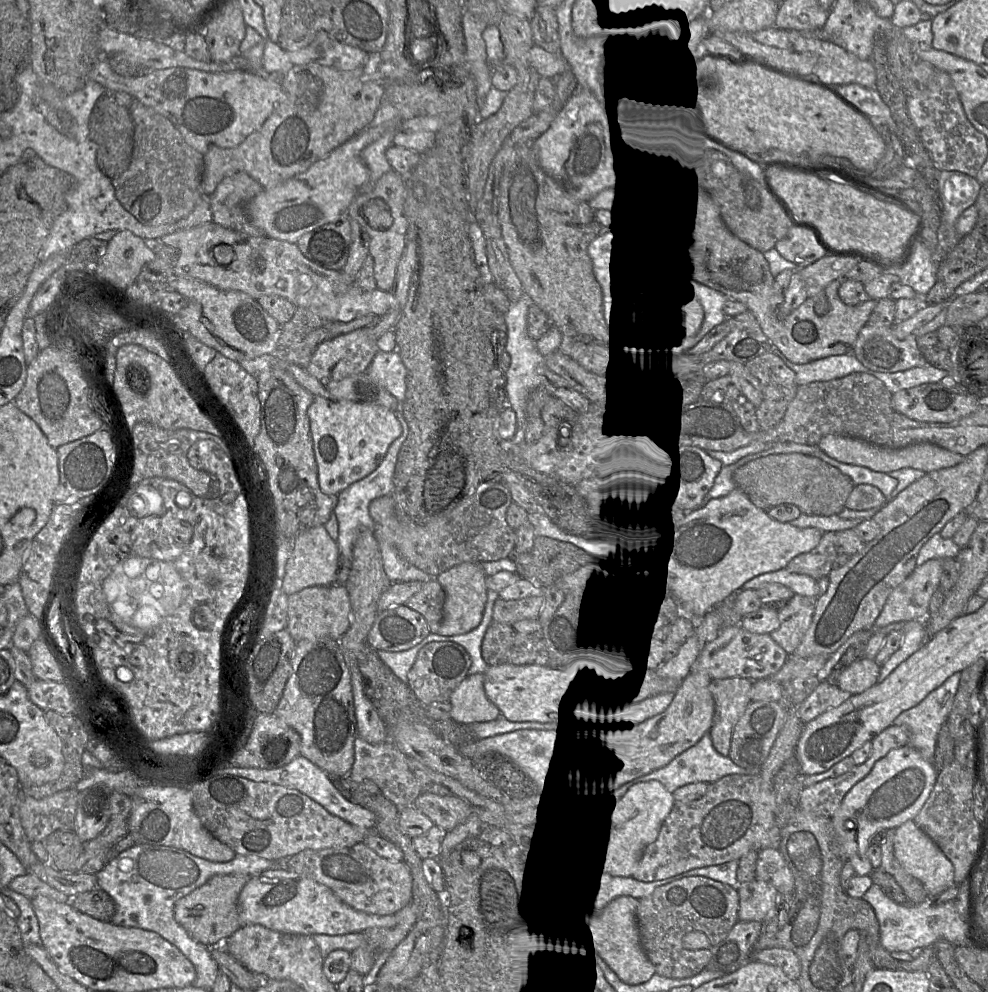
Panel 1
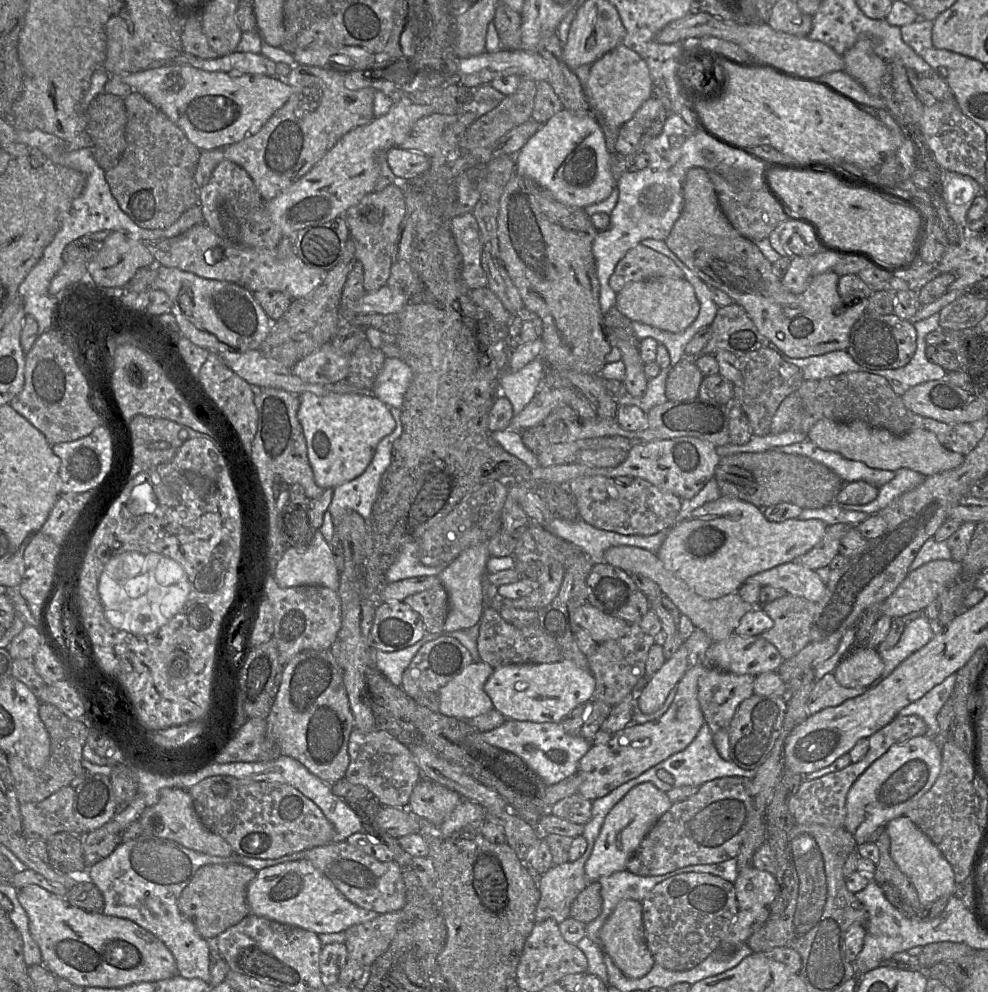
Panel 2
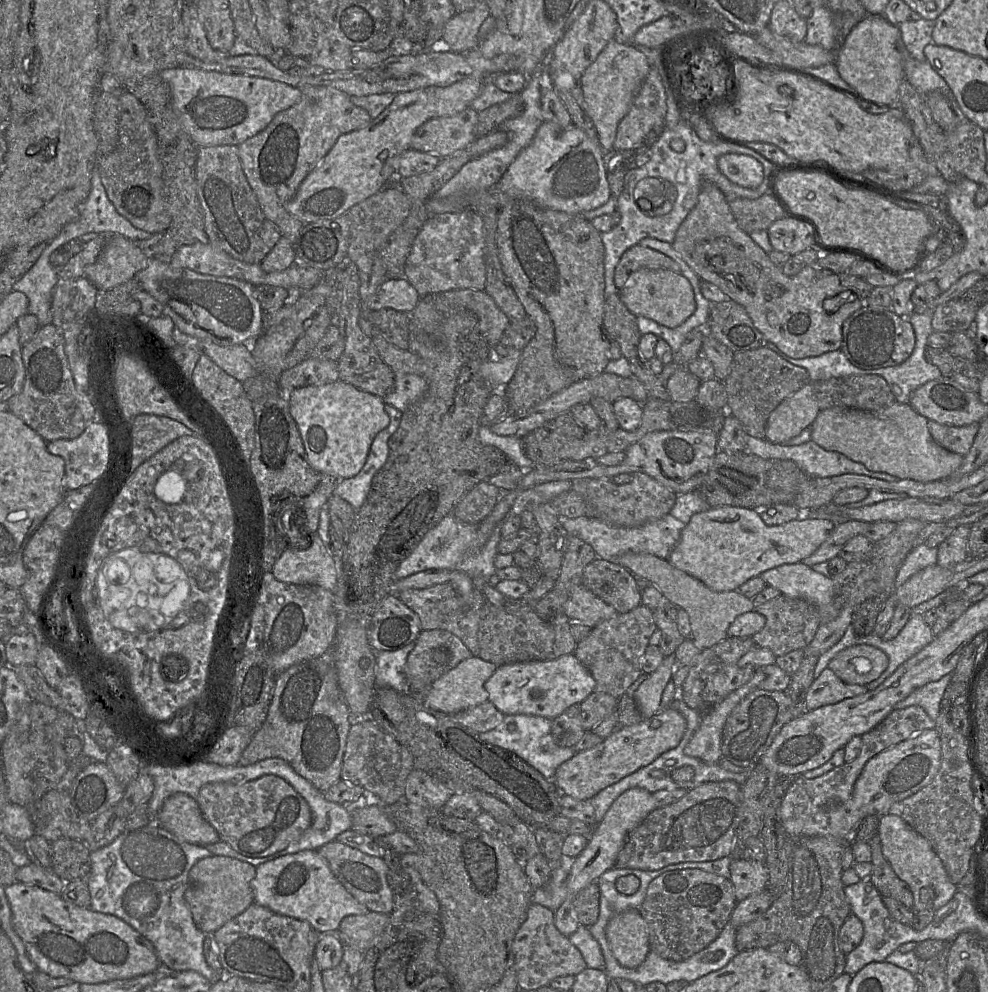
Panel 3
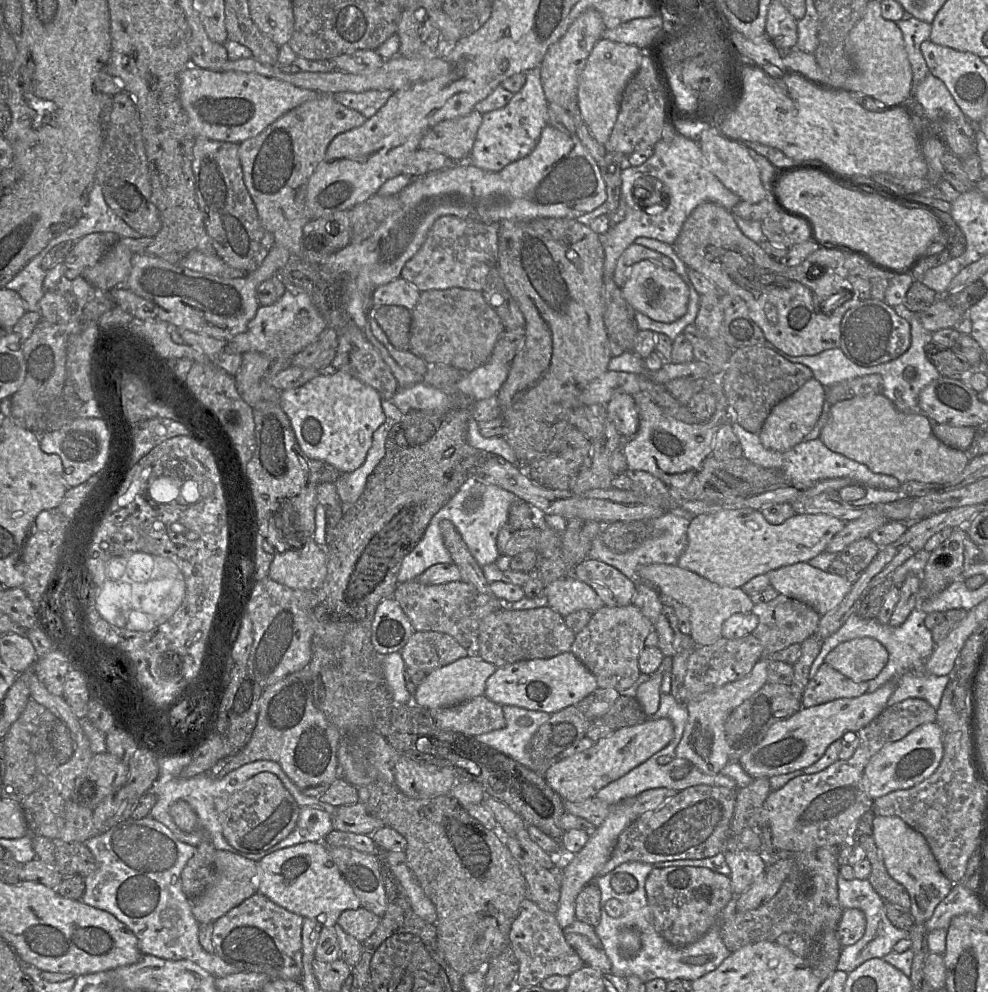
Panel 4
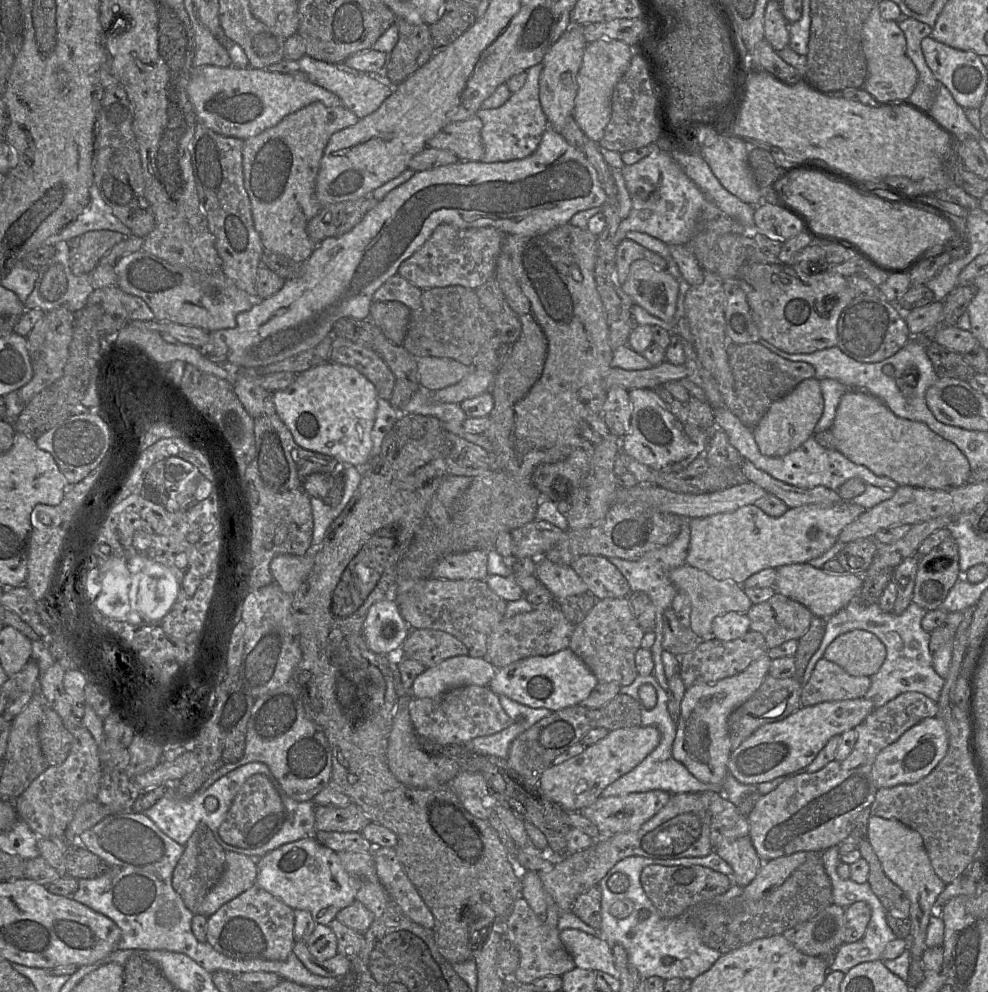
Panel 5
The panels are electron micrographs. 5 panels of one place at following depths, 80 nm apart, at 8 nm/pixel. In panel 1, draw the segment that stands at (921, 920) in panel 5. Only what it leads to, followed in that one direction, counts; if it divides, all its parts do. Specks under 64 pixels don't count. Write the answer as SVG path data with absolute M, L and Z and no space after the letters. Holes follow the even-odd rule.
M908 820L895 829L894 854L903 868L924 886L928 897L937 897L954 885L955 869L951 861L914 822Z

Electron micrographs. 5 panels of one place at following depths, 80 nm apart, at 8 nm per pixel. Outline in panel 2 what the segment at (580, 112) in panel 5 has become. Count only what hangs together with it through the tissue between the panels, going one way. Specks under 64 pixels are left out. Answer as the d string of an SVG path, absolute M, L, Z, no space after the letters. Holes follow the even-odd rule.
M620 44L591 65L585 94L590 110L601 127L602 124L606 124L609 130L618 131L654 94L654 83L644 59L635 51Z

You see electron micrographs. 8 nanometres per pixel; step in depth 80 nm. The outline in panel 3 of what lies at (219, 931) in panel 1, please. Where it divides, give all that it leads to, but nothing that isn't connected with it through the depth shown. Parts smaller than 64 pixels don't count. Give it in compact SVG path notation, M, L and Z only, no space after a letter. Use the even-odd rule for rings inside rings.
M212 855L194 864L184 898L197 927L205 934L214 933L254 903L252 881L255 876L255 866L228 856Z

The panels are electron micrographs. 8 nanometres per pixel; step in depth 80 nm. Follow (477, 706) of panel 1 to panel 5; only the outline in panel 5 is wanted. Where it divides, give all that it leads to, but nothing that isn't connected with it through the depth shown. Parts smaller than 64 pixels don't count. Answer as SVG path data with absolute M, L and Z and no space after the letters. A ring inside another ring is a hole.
M454 656L426 668L412 684L412 698L430 698L452 688L476 685L488 686L497 669L484 658Z

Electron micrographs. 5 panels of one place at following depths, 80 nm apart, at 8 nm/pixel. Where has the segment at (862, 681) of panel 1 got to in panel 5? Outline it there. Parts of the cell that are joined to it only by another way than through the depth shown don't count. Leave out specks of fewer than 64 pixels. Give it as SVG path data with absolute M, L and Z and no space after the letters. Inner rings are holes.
M852 630L838 636L823 657L852 676L872 676L886 658L886 647L873 633Z

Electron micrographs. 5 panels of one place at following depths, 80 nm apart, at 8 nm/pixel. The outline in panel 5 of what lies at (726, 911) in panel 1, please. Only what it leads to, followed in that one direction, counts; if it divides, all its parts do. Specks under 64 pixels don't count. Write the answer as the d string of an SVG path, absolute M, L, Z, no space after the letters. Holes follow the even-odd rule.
M648 865L640 875L641 885L658 912L665 918L679 917L689 907L724 894L731 886L731 880L725 874L711 868L692 866Z

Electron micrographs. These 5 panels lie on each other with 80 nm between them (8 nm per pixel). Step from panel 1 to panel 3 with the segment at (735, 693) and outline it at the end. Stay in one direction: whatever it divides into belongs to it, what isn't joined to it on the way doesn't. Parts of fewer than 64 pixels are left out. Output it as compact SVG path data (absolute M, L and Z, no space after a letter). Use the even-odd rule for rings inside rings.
M727 637L714 646L701 650L692 661L688 675L681 686L681 699L701 714L702 719L703 714L752 678L754 667L740 667L738 661L754 646L752 637Z

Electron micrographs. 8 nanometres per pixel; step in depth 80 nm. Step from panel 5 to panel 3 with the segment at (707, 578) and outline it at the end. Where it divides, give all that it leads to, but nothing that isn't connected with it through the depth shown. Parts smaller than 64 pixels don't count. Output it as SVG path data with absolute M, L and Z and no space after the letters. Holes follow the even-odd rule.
M626 552L617 557L616 564L630 571L635 577L653 583L665 599L686 611L691 625L690 638L700 650L714 646L729 637L727 631L735 618L751 612L754 608L753 601L737 590L713 591L700 580L673 566L668 560L651 554Z

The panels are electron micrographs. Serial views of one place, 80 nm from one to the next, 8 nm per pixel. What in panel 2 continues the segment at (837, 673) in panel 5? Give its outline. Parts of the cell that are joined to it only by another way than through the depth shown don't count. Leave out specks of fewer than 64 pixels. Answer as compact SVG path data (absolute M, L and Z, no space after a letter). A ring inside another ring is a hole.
M827 673L814 683L806 704L807 715L811 716L825 708L838 706L848 699L864 694L867 689L843 687L833 673Z

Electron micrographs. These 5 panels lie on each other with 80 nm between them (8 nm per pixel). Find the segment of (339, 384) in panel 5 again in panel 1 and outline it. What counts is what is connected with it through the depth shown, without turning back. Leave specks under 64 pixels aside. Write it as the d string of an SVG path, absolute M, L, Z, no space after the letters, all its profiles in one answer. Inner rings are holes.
M314 397L307 414L319 487L328 496L337 496L371 474L384 459L390 445L402 433L395 412L383 406Z

